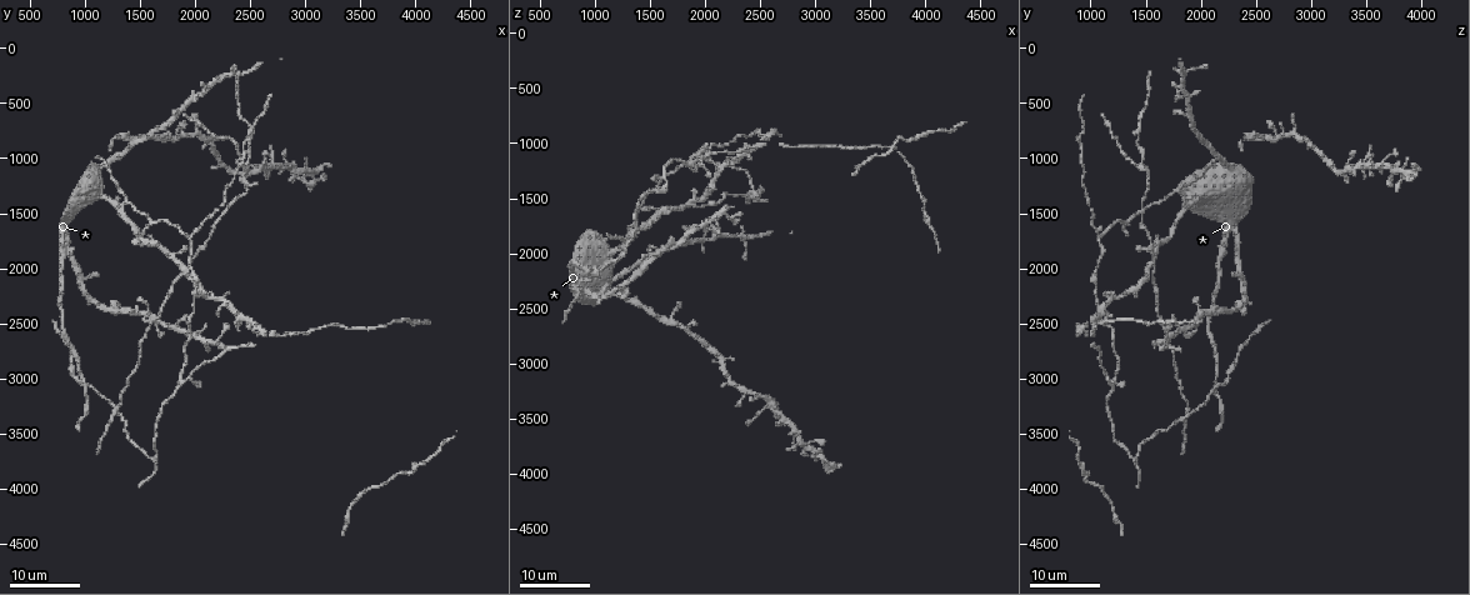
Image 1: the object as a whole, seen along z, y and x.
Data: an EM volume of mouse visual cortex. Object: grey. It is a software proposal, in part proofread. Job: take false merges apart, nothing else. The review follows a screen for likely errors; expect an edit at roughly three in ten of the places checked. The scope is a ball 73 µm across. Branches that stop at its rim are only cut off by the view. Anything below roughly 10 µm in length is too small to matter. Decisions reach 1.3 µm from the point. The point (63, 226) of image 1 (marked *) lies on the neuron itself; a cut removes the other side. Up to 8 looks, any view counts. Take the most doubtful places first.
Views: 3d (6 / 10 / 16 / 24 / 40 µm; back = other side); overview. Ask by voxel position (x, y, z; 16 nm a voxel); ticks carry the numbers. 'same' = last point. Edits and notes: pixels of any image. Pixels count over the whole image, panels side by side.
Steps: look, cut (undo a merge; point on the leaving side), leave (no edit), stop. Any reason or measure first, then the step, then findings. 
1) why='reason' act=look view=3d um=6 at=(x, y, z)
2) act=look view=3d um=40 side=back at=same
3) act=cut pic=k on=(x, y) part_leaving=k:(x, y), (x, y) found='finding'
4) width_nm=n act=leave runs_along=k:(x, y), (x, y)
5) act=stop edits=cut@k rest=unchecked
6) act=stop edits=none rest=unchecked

why='looks like a crossing' act=look view=3d um=16 at=(1320, 3320, 1880)

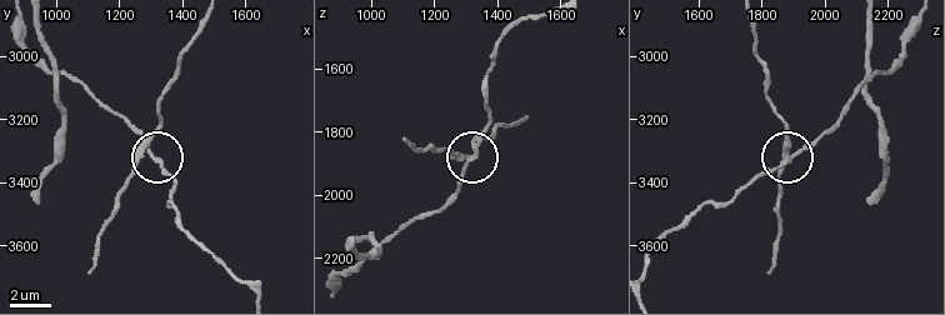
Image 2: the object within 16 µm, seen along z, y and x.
act=look view=3d um=6 at=(1300, 3320, 1880)

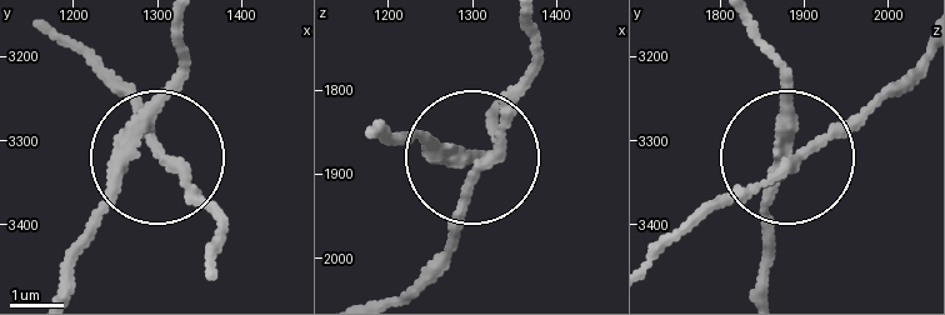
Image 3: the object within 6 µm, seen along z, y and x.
act=leave runs_along=3:(76, 46), (153, 149), (144, 114), (179, 60), (184, 24) found='all the same neuron'

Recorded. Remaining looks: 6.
why='four-way junction' act=look view=3d um=16 at=(1040, 3040, 2140)

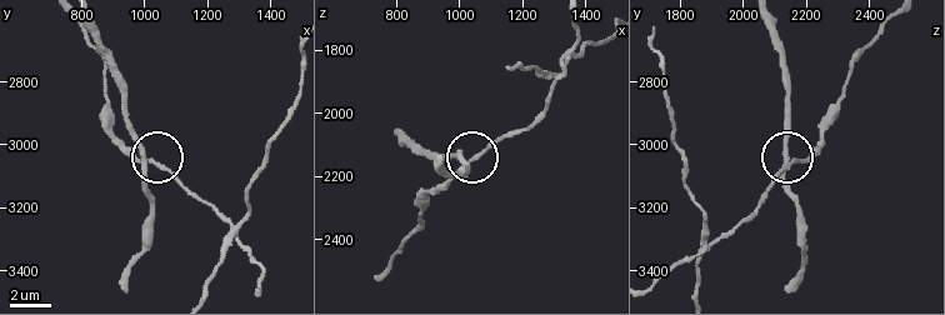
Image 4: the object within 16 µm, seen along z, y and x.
act=look view=3d um=6 at=(1020, 3060, 2160)

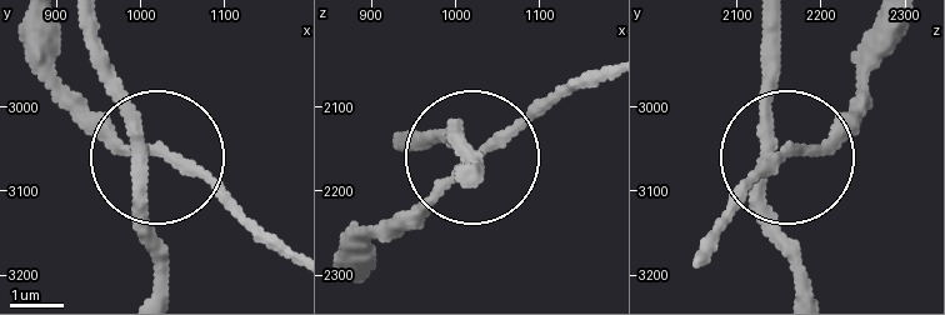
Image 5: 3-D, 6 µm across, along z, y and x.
width_nm=220 act=leave found='all the same neuron'

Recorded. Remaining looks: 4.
why='three arms meet' act=look view=3d um=24 at=(1960, 1720, 1080)

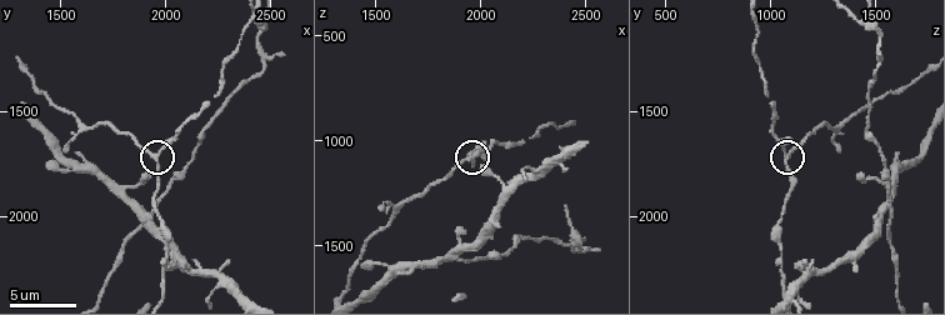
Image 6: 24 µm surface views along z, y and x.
act=look view=3d um=10 at=(1950, 1710, 1080)

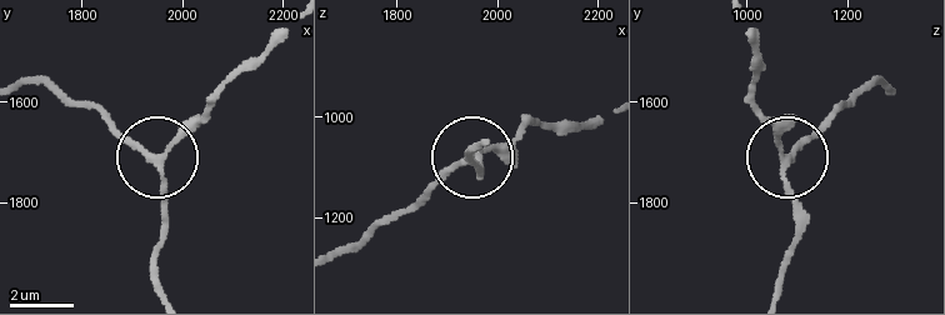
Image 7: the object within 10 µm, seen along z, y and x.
act=leave runs_along=7:(776, 289), (795, 233), (795, 200), (776, 128), (758, 106) found='one neuron here'

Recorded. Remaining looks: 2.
why='three arms meet' act=look view=3d um=24 at=(2440, 1060, 1440)

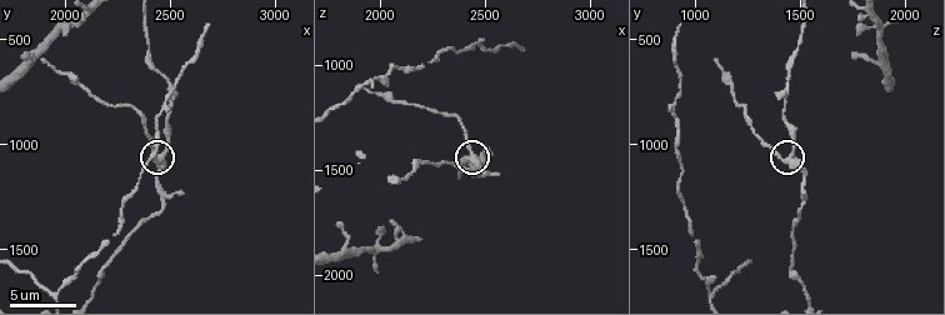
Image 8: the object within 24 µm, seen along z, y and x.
act=look view=3d um=6 at=(2470, 1050, 1470)

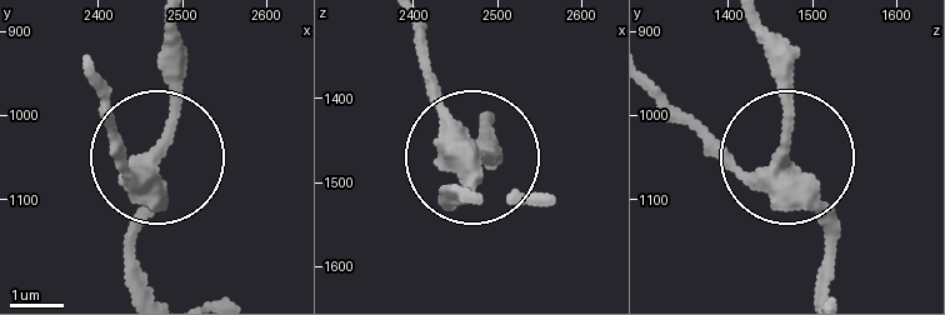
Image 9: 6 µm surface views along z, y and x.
arms=3 act=leave found='continuous, no second neuron'

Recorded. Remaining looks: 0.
act=stop edits=none rest=unchecked

